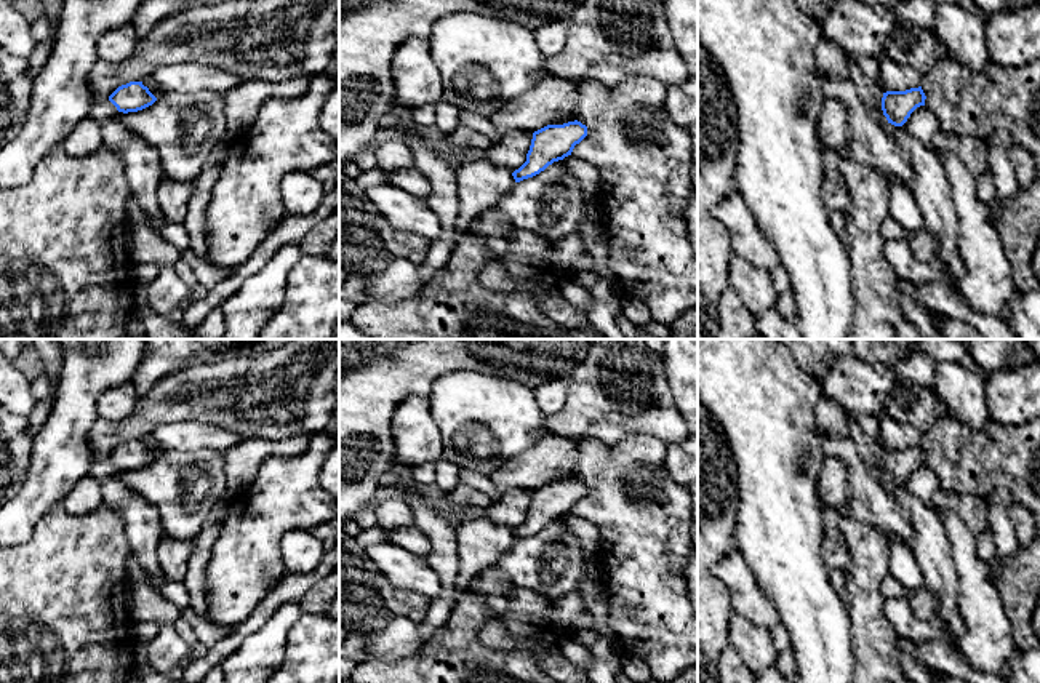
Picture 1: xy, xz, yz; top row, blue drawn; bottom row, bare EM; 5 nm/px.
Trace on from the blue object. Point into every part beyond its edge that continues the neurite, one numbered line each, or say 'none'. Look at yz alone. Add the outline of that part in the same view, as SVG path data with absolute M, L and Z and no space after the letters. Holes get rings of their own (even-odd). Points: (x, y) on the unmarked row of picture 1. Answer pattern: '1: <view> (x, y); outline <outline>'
none

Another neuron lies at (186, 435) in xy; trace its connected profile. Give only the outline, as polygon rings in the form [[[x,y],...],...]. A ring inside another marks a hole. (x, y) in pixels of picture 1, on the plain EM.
[[[197,421],[162,424],[152,432],[152,437],[163,451],[174,449],[190,453],[208,448],[221,454],[226,454],[232,446],[246,438],[219,425]]]

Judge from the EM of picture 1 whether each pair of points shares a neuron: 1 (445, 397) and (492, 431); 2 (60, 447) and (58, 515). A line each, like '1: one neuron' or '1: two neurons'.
1: one neuron
2: two neurons

